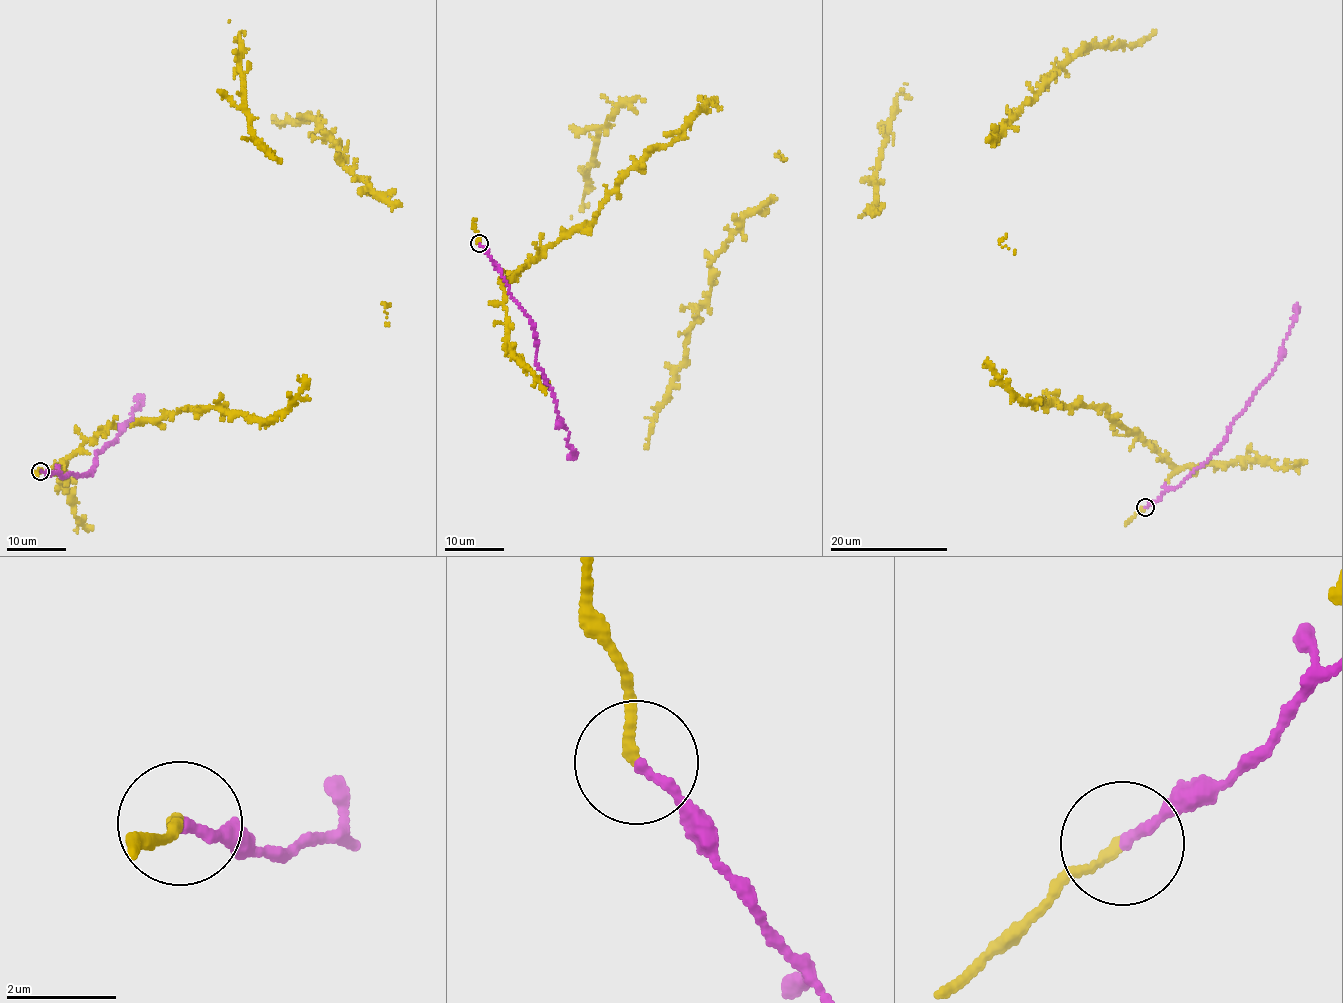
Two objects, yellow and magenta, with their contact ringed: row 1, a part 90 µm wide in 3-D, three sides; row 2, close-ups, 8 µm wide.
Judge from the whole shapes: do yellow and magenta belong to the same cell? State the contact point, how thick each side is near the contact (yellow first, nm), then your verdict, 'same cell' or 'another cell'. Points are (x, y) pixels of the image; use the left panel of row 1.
at (40, 471); 170 nm thick on the yellow side, 180 nm on the other; same cell

